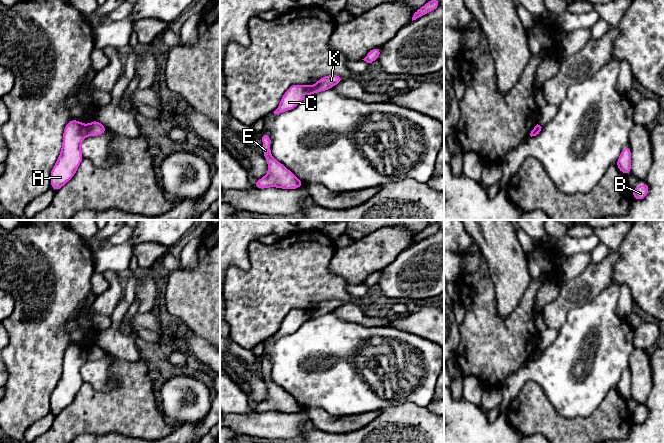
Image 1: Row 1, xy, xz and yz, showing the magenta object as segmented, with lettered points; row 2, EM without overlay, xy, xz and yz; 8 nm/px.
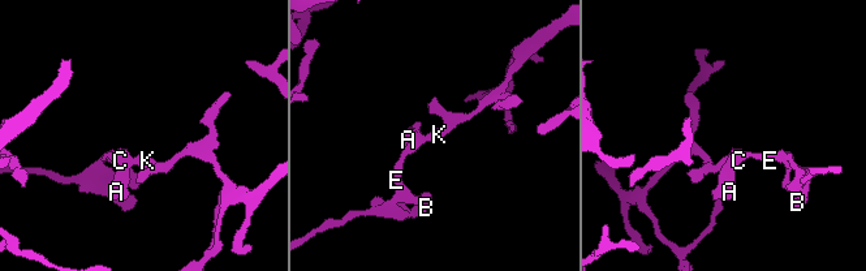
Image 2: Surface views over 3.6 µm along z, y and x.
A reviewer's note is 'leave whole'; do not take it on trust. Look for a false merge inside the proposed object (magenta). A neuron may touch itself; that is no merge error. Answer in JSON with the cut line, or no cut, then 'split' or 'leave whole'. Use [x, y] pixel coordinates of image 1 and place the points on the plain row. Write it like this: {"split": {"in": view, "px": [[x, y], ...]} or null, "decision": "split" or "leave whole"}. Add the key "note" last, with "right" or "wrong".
{"split": {"in": "xy", "px": [[88, 350], [86, 358]]}, "decision": "split", "note": "wrong"}

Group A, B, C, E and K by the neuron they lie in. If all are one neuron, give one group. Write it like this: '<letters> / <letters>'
A B C E / K

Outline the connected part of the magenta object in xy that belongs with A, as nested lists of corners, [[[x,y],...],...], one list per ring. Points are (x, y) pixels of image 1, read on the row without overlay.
[[[75,343],[65,350],[61,378],[51,394],[51,412],[55,416],[74,400],[83,384],[81,366],[87,355],[88,350]]]

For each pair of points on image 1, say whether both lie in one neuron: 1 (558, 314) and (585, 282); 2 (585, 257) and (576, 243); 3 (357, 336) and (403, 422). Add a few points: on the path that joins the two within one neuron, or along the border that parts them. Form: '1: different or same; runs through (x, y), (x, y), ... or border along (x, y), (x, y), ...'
1: same; runs through (561, 306), (577, 290)
2: different; border along (589, 252), (577, 252), (568, 256)
3: different; border along (418, 406), (412, 403), (400, 403), (371, 412)

